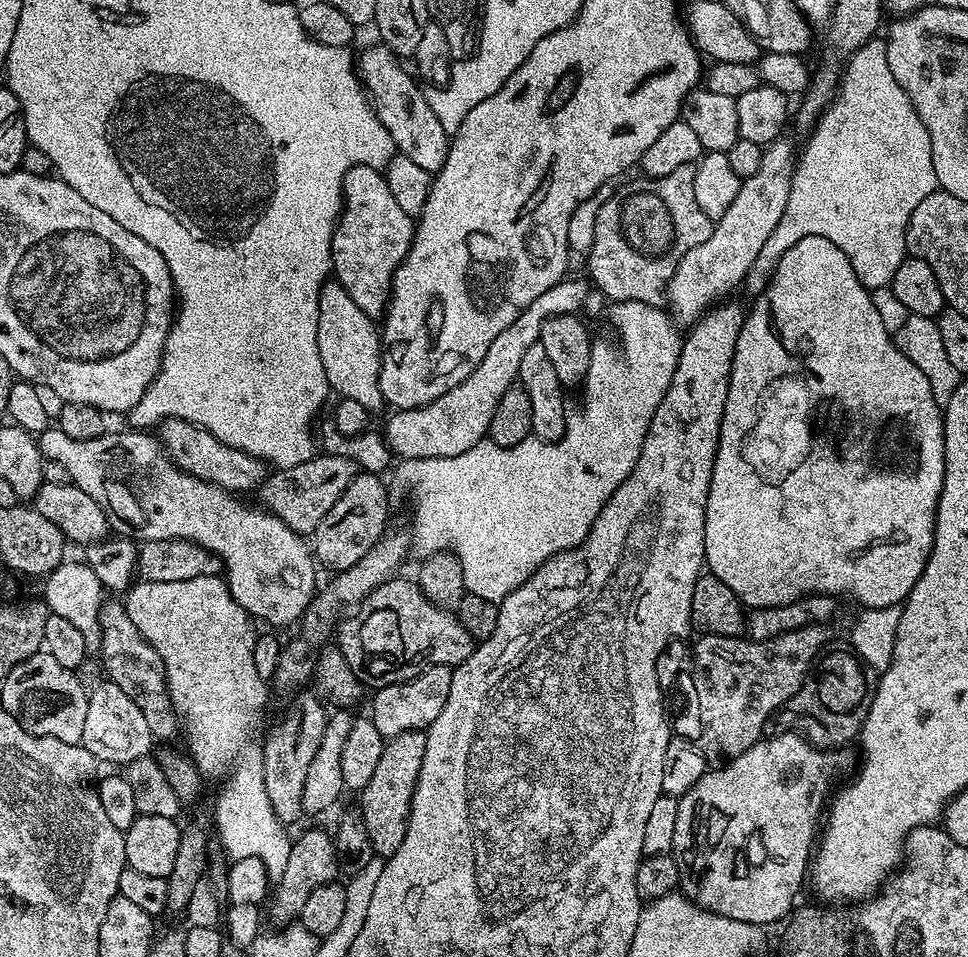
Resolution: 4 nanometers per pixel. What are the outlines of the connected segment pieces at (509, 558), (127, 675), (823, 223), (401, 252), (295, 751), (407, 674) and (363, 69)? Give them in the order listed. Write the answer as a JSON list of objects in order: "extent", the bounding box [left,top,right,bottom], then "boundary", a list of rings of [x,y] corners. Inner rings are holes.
[{"extent":[395,304,682,602],"boundary":[[[641,304],[638,312],[641,316],[616,316],[612,324],[616,327],[616,332],[620,335],[620,348],[615,348],[606,341],[597,339],[592,345],[590,354],[590,370],[586,374],[582,385],[584,397],[580,400],[580,409],[568,412],[568,425],[561,440],[546,441],[538,440],[530,435],[518,446],[513,448],[499,448],[491,440],[485,438],[462,454],[454,454],[453,457],[414,457],[412,459],[401,459],[395,469],[396,476],[408,487],[408,492],[412,495],[412,532],[410,531],[410,544],[416,548],[420,554],[431,554],[433,552],[453,552],[462,564],[462,574],[464,575],[464,590],[467,595],[495,600],[497,602],[505,600],[519,584],[523,584],[529,576],[533,576],[551,556],[556,556],[559,552],[569,552],[571,548],[576,548],[590,534],[602,506],[626,482],[626,478],[634,470],[638,462],[638,454],[642,450],[642,442],[648,433],[650,422],[654,418],[654,410],[658,410],[658,402],[666,394],[670,386],[670,378],[674,378],[674,370],[678,366],[680,357],[680,345],[682,343],[681,333],[676,333],[677,327],[674,325],[669,313],[663,307],[655,304]]]},{"extent":[98,599,182,742],"boundary":[[[105,599],[100,608],[98,651],[100,651],[100,660],[104,663],[104,672],[108,675],[105,677],[116,684],[118,690],[126,693],[134,701],[134,706],[138,706],[138,710],[142,710],[142,715],[146,717],[146,726],[150,726],[153,741],[172,742],[179,732],[181,735],[182,721],[172,706],[162,658],[158,650],[154,650],[154,646],[150,646],[150,642],[142,638],[138,626],[134,626],[130,614],[119,599]]]},{"extent":[743,38,938,297],"boundary":[[[873,38],[847,57],[845,64],[848,65],[842,68],[835,100],[821,114],[820,121],[803,141],[804,153],[801,156],[799,153],[792,169],[790,198],[786,198],[782,219],[778,221],[778,226],[774,226],[770,238],[766,238],[766,246],[758,250],[758,258],[754,258],[754,266],[750,266],[746,274],[743,287],[748,288],[749,297],[760,295],[782,254],[786,254],[794,242],[802,242],[802,238],[811,236],[834,242],[834,246],[838,246],[838,250],[850,258],[850,266],[854,266],[858,282],[862,282],[866,289],[887,289],[894,274],[898,274],[898,266],[902,266],[908,256],[906,234],[910,218],[918,210],[918,202],[922,202],[922,198],[930,198],[938,185],[930,134],[926,126],[922,126],[922,118],[918,118],[906,90],[894,82],[894,74],[886,58],[887,49],[883,39]],[[880,192],[900,192],[901,198],[908,201],[905,204],[880,204]]]},{"extent":[332,164,413,318],"boundary":[[[359,164],[349,170],[344,179],[344,206],[332,235],[332,272],[366,315],[380,318],[387,312],[392,279],[410,250],[413,231],[413,217],[398,207],[381,169]]]},{"extent":[262,690,330,826],"boundary":[[[301,690],[291,697],[284,717],[268,732],[262,743],[262,774],[266,777],[266,795],[270,797],[270,806],[274,806],[274,814],[285,826],[292,826],[302,816],[302,794],[306,784],[306,774],[310,770],[310,762],[314,762],[314,754],[318,746],[322,746],[324,731],[330,716],[321,698],[308,690]]]},{"extent":[334,578,474,690],"boundary":[[[393,578],[387,580],[382,586],[378,586],[365,600],[359,601],[355,605],[354,611],[356,613],[353,616],[345,615],[341,619],[335,633],[334,633],[334,644],[338,648],[342,655],[345,656],[346,662],[349,663],[350,670],[354,672],[361,684],[367,686],[369,689],[375,690],[378,688],[385,688],[391,684],[397,684],[403,680],[413,680],[418,674],[422,674],[430,666],[446,666],[447,668],[453,669],[456,665],[466,662],[466,658],[470,658],[474,647],[474,641],[470,633],[462,626],[462,622],[455,614],[442,610],[438,606],[434,606],[434,602],[430,602],[430,598],[426,598],[426,594],[422,594],[419,583],[413,582],[412,584],[408,580],[400,580],[401,578]]]},{"extent":[358,42,450,174],"boundary":[[[382,42],[375,43],[358,56],[360,83],[368,93],[372,111],[382,122],[382,126],[386,126],[390,138],[396,143],[397,153],[410,158],[410,162],[417,166],[422,166],[422,170],[434,174],[442,170],[446,162],[450,133],[442,130],[442,122],[438,122],[438,114],[434,114],[429,106],[425,89],[419,88],[421,85],[417,77],[400,65],[403,64],[401,57],[395,56]]]}]

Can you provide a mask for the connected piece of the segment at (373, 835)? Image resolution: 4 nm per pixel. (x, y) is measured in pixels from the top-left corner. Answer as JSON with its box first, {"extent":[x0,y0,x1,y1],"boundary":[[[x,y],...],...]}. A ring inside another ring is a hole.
{"extent":[358,731,426,856],"boundary":[[[423,731],[403,732],[385,739],[382,758],[366,786],[358,793],[358,807],[366,834],[370,836],[375,855],[393,856],[406,838],[408,815],[412,809],[412,795],[418,782],[418,770],[422,768],[422,754],[426,752],[426,735]]]}

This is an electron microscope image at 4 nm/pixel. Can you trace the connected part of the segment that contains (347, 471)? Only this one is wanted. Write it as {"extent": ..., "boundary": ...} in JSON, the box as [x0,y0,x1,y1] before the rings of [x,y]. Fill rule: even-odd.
{"extent":[258,454,358,534],"boundary":[[[317,454],[298,466],[273,471],[258,489],[259,503],[290,530],[301,534],[315,533],[316,527],[330,514],[330,506],[342,498],[346,486],[358,475],[356,463],[341,456]]]}

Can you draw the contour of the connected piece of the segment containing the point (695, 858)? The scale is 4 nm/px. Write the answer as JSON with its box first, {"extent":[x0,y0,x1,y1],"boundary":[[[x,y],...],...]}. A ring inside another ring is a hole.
{"extent":[671,731,858,926],"boundary":[[[787,731],[761,738],[753,748],[713,767],[716,768],[713,772],[712,769],[705,771],[704,776],[678,799],[678,822],[674,822],[671,855],[678,866],[679,891],[699,908],[738,922],[767,926],[779,925],[797,907],[796,895],[806,884],[806,873],[818,836],[816,819],[819,816],[821,819],[830,794],[828,787],[839,772],[851,773],[857,767],[858,756],[848,746],[821,750],[795,731]]]}

